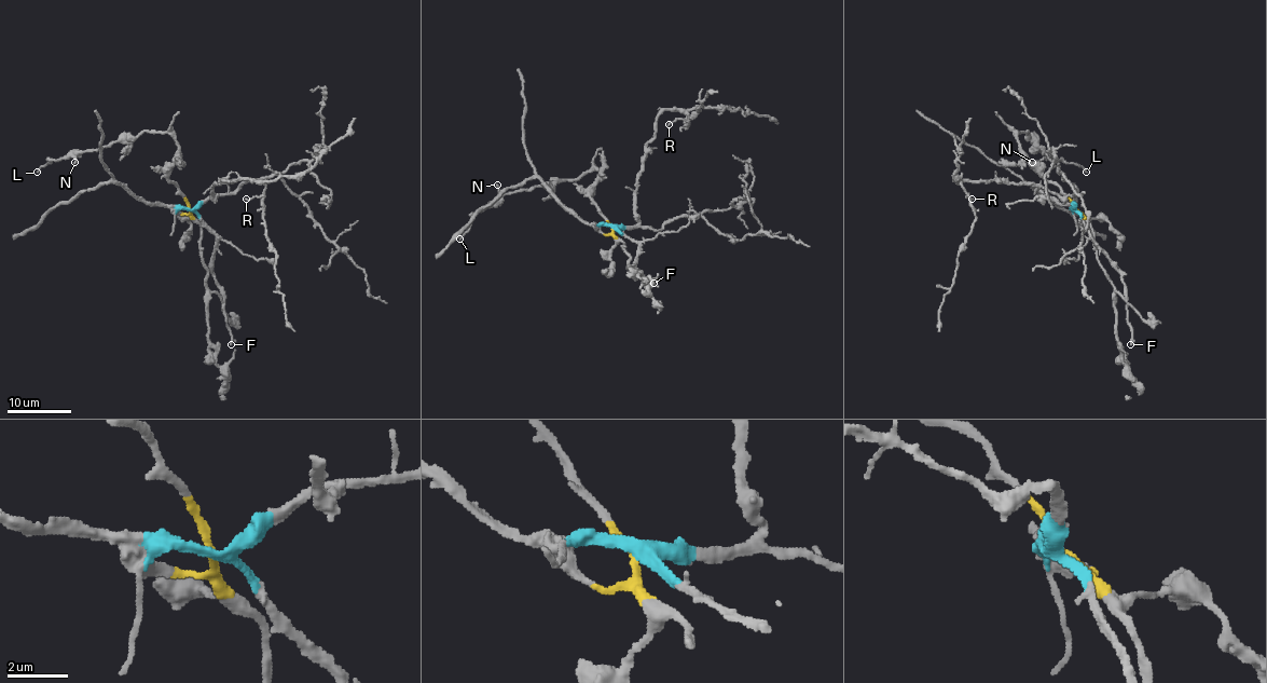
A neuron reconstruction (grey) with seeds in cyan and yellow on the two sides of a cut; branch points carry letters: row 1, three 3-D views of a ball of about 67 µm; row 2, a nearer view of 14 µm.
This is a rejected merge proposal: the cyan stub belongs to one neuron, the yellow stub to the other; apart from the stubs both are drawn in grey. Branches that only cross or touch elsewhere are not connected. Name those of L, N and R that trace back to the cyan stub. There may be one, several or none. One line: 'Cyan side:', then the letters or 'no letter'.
Cyan side: R

